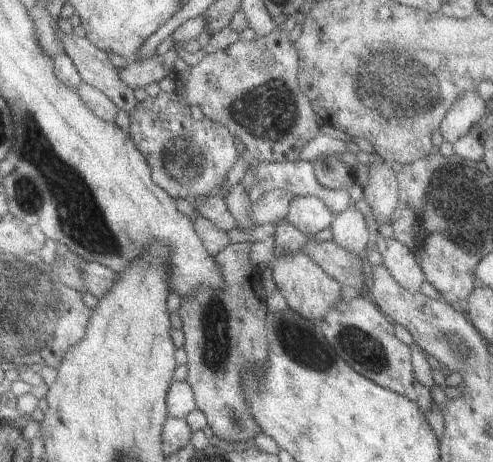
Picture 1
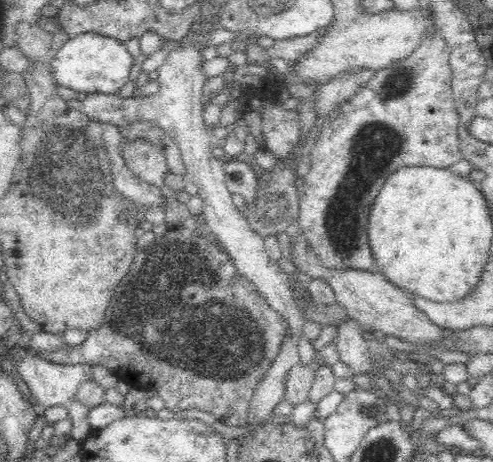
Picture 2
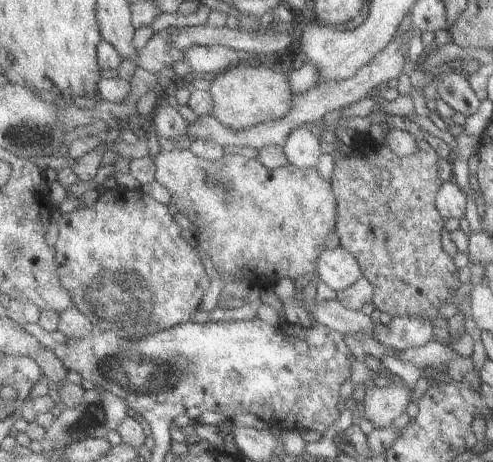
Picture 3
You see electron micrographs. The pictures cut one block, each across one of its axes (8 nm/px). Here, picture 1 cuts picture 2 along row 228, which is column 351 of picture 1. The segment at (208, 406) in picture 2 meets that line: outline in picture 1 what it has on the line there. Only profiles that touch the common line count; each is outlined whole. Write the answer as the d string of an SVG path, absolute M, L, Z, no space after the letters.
M343 154L319 156L313 164L317 170L319 182L329 190L351 190L357 186L351 174L351 166L343 160Z

